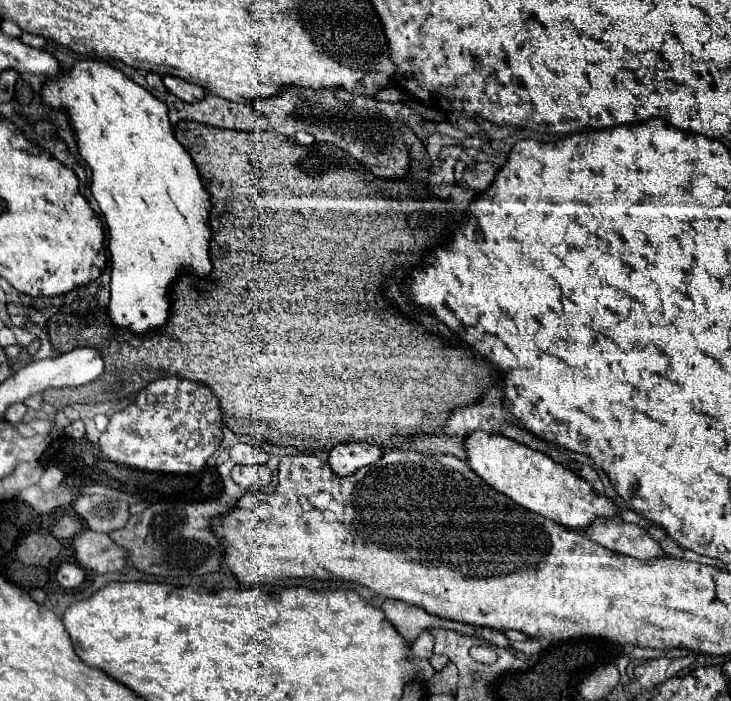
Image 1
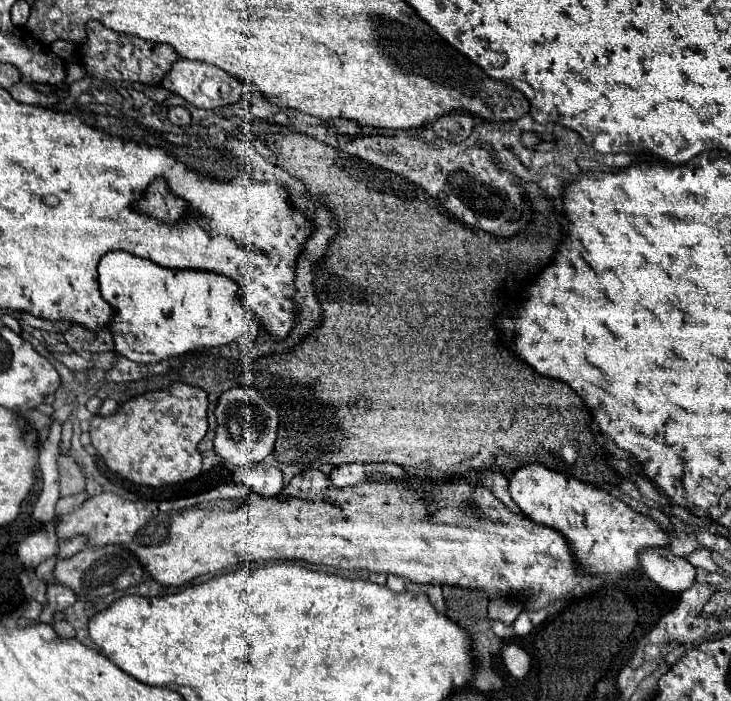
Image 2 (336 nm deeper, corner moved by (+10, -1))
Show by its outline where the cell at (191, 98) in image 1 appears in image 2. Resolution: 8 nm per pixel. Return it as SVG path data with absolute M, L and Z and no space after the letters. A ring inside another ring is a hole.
M177 60L171 68L171 72L163 78L163 88L183 96L187 102L195 104L197 108L217 108L225 104L237 102L245 92L249 92L249 82L241 82L239 78L233 78L225 74L221 68L199 62L199 60Z

